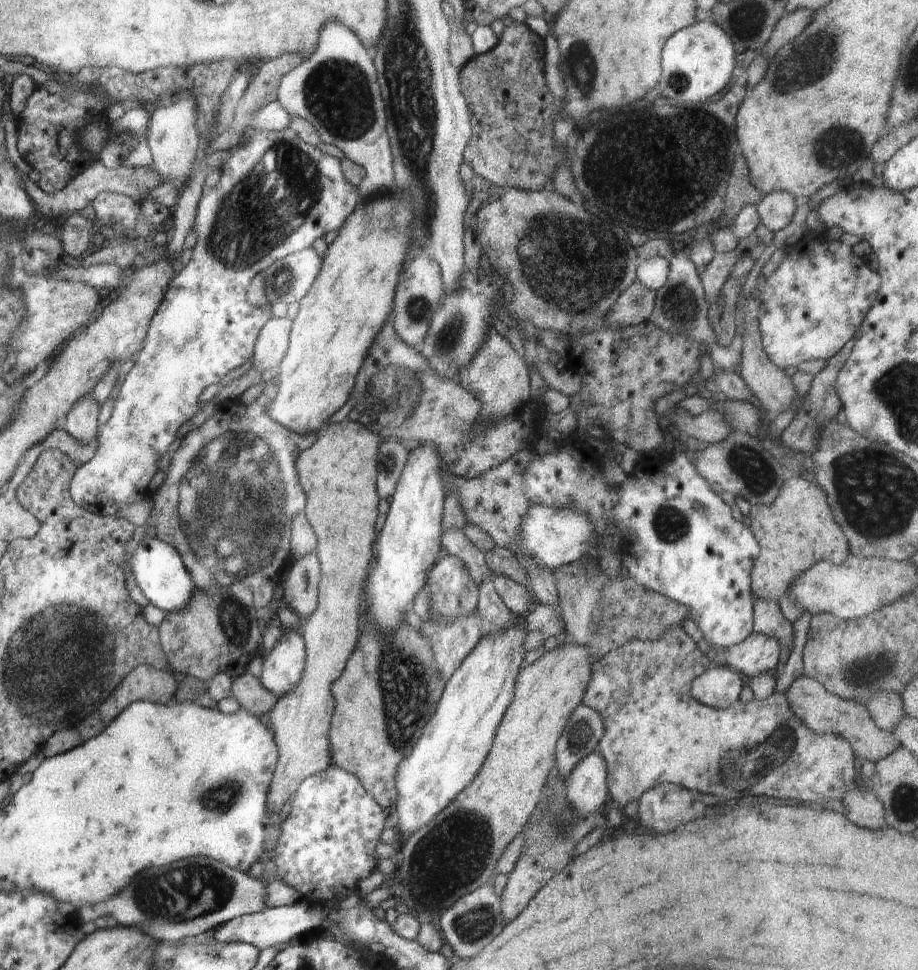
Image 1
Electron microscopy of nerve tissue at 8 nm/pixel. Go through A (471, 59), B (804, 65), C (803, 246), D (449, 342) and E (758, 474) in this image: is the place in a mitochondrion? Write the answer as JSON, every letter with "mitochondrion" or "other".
{"A":"other","B":"mitochondrion","C":"other","D":"mitochondrion","E":"mitochondrion"}

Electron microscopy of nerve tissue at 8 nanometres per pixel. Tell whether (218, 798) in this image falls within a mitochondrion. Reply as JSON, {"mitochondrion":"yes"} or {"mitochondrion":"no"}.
{"mitochondrion":"yes"}

